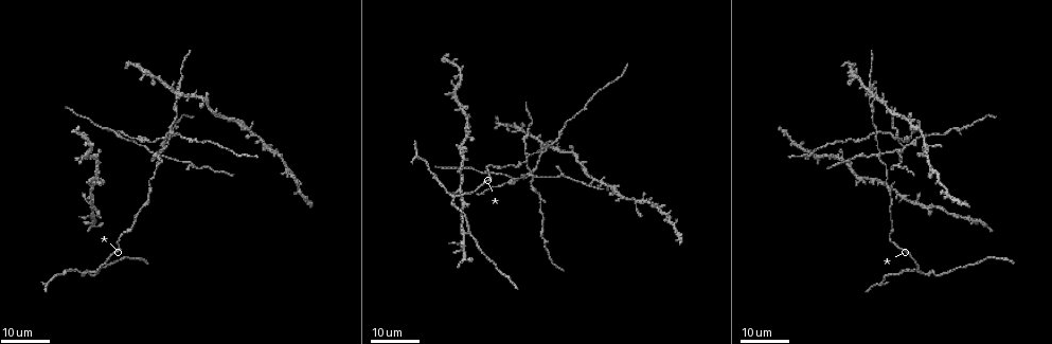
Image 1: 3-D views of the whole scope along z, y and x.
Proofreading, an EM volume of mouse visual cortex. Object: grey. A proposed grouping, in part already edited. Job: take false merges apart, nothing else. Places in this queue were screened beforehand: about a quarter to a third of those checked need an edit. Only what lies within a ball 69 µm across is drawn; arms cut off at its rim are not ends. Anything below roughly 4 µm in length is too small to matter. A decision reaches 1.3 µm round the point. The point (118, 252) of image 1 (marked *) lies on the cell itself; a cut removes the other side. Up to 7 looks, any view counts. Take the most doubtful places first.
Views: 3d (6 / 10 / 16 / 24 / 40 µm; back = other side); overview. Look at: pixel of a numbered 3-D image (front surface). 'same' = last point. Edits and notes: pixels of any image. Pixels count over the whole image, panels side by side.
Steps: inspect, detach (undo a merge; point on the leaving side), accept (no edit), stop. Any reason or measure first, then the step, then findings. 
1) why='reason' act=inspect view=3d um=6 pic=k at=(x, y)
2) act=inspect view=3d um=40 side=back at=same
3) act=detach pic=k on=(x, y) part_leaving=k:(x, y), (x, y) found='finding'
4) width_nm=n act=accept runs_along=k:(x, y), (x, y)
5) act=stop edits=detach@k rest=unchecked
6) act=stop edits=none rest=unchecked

why='four or more arms meet' act=inspect view=3d um=24 pic=1 at=(879, 155)

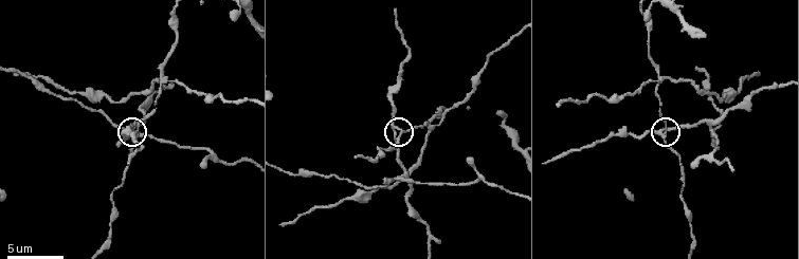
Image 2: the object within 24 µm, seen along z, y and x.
act=inspect view=3d um=10 pic=2 at=(663, 135)

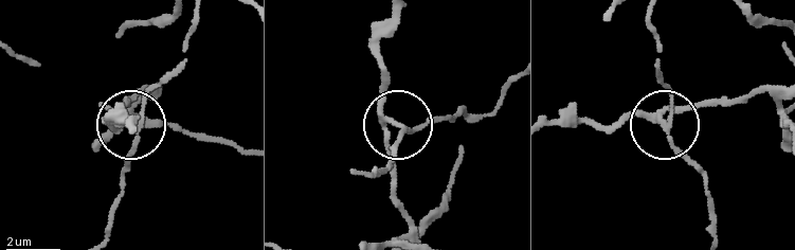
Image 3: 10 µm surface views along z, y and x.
width_nm=190 act=detach pic=3 on=(126, 106) part_leaving=3:(666, 123), (680, 111), (741, 104), (775, 91) found='a second cell is stuck on'

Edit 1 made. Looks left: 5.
act=inspect view=overview

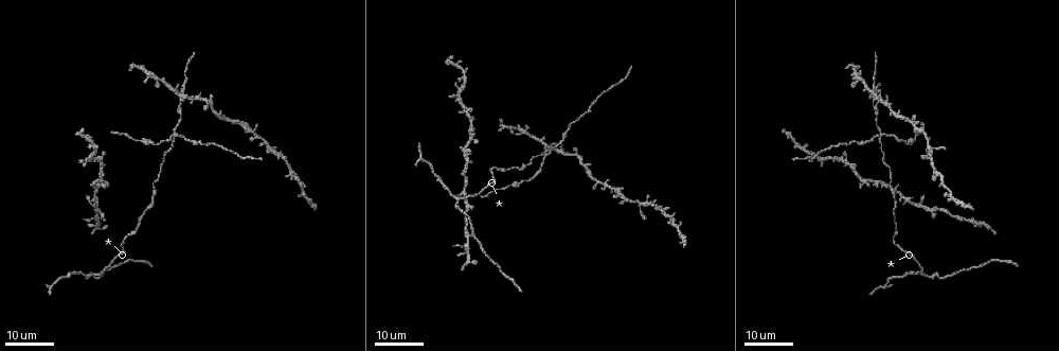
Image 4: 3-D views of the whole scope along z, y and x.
why='looks like a crossing' act=inspect view=3d um=16 pic=4 at=(180, 92)

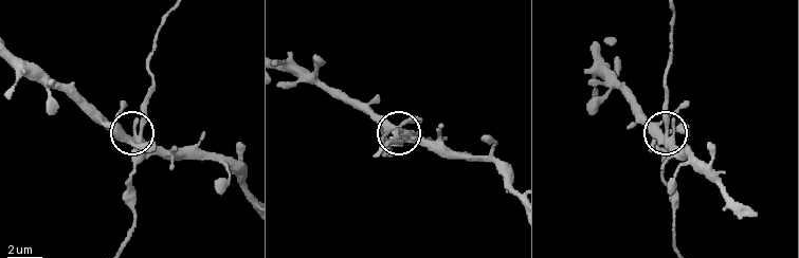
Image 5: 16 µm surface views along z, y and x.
why='zoom in' act=inspect view=3d um=10 pic=5 at=(663, 140)

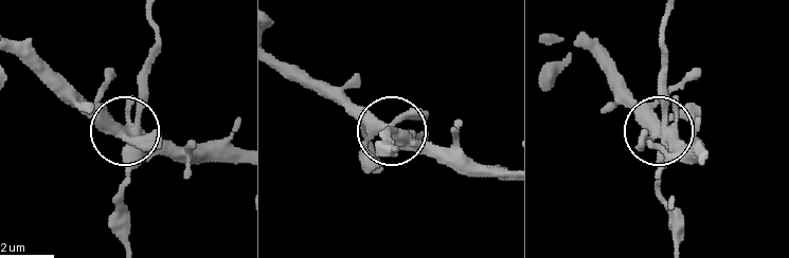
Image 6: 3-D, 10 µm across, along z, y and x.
act=accept runs_along=6:(128, 241), (121, 194), (126, 132), (144, 71), (160, 53) found='all the same cell'

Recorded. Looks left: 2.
why='four-way junction' act=inspect view=3d um=10 pic=2 at=(163, 78)

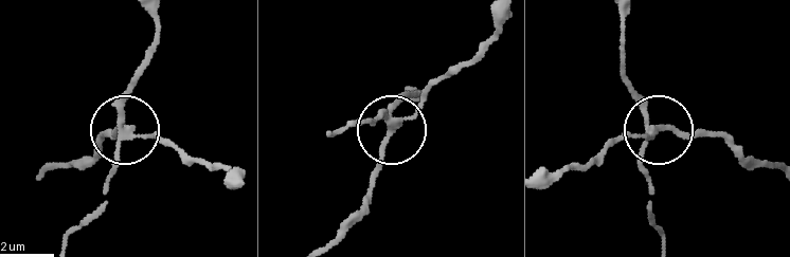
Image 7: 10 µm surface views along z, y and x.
side_arm_um=19 arms=4 act=detach pic=7 on=(159, 132) found='two cells meet here'

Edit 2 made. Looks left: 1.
act=stop edits=detach@3,detach@7 rest=unchecked

